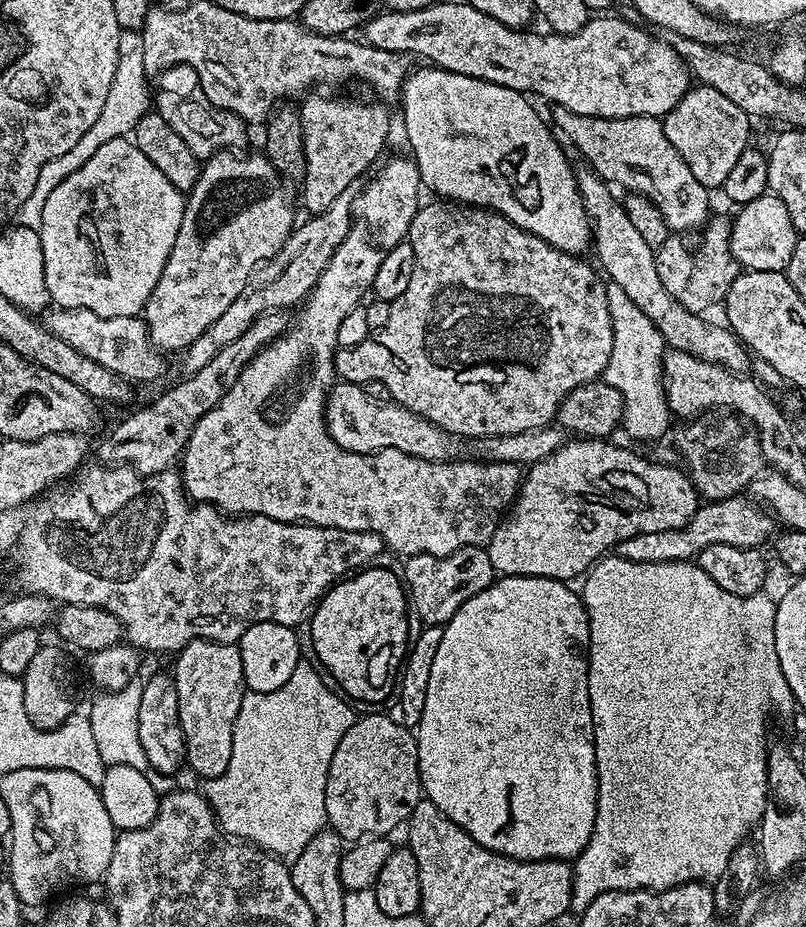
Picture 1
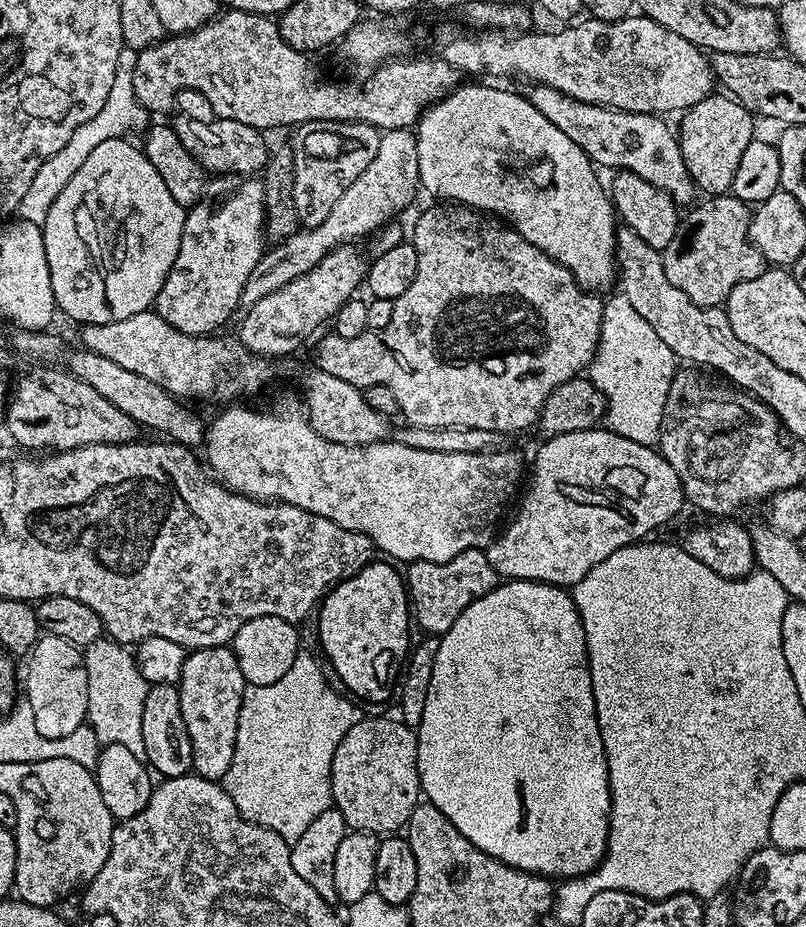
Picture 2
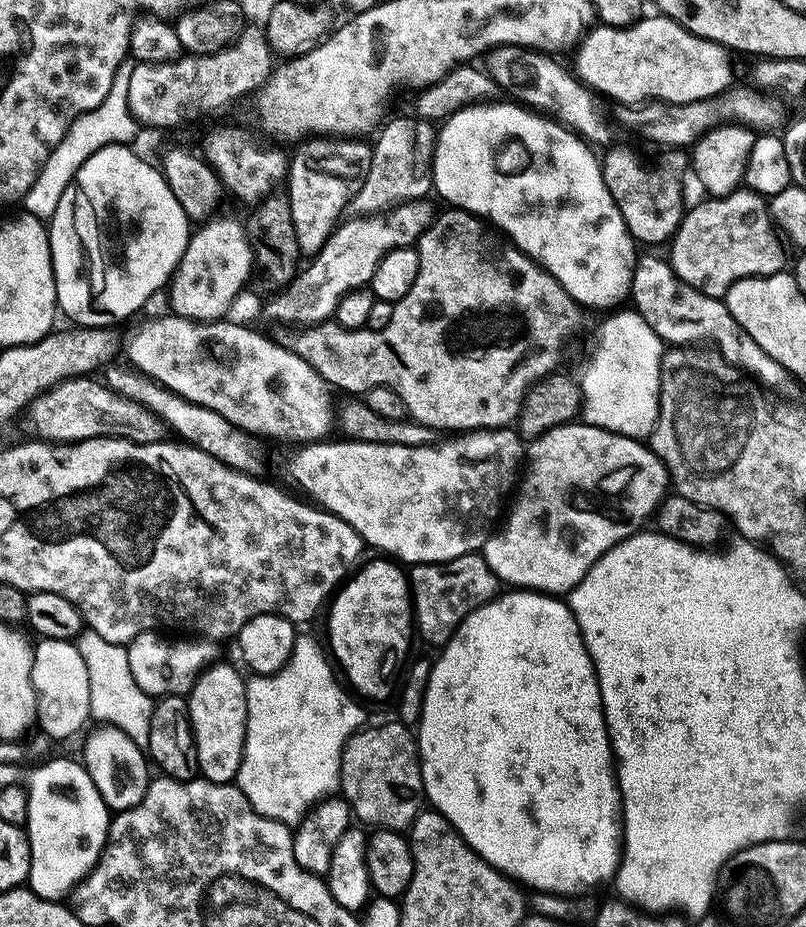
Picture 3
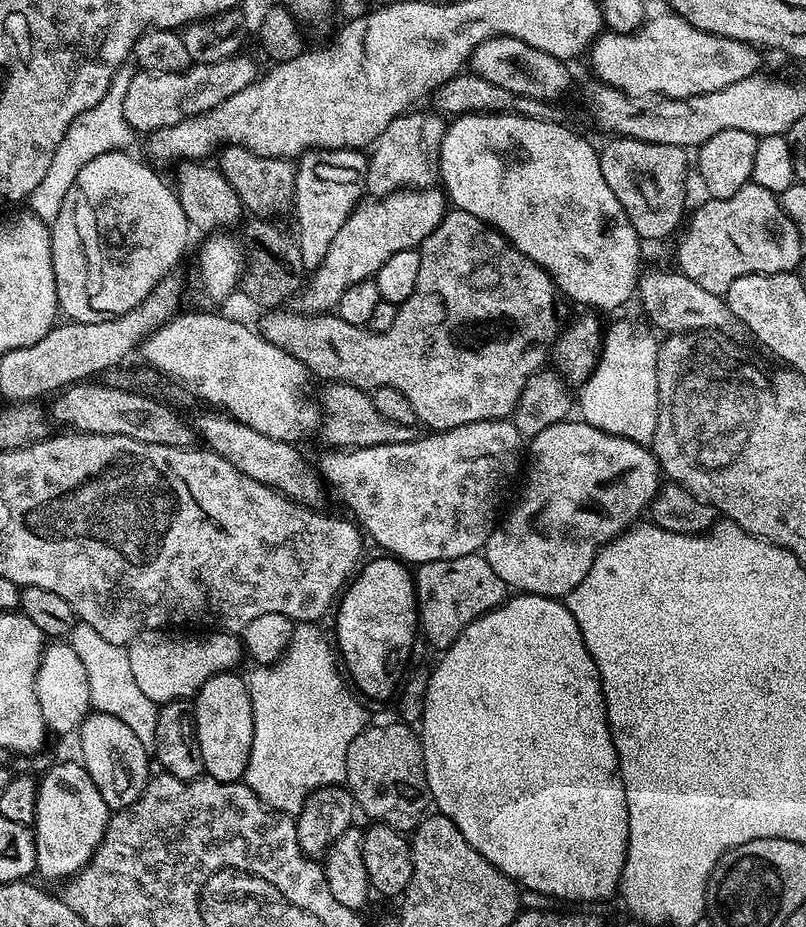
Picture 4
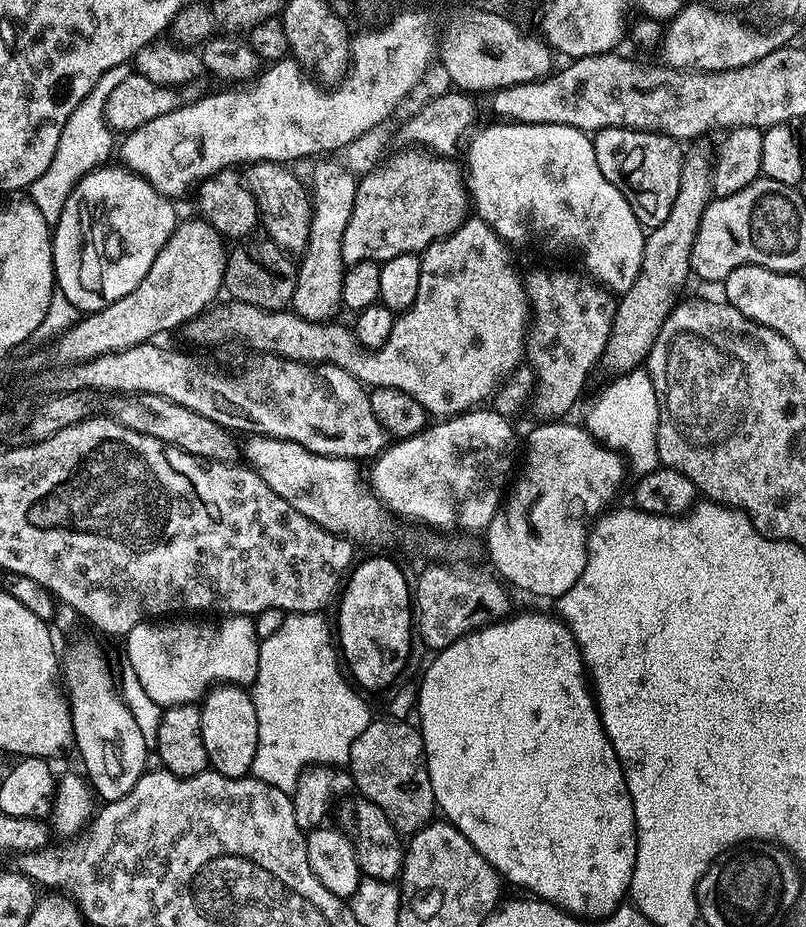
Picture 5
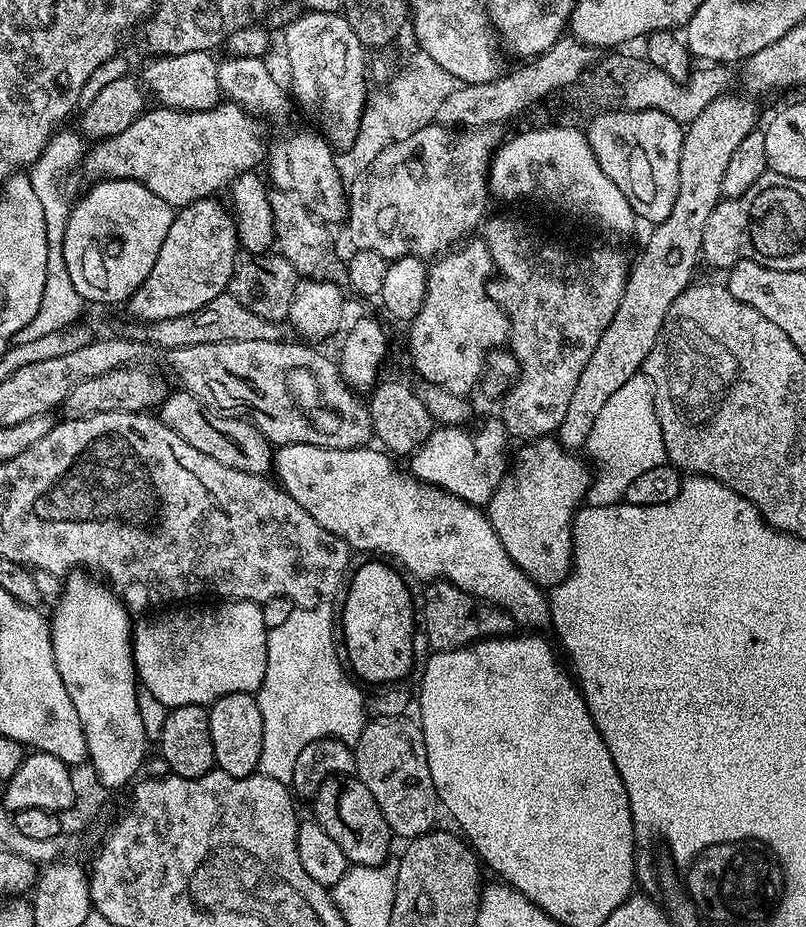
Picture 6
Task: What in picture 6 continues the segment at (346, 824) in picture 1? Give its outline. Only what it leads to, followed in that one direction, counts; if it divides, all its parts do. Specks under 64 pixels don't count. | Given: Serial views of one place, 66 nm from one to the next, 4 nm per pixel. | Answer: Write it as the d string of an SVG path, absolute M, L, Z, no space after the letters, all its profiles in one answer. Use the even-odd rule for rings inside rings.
M373 719L371 722L365 723L362 734L356 739L354 745L355 775L366 786L366 790L370 790L370 794L374 794L374 802L378 802L378 806L393 833L397 837L404 836L403 838L421 836L433 831L437 827L436 808L438 812L436 787L434 786L434 778L430 778L430 762L426 758L424 735L419 723L415 719L408 719Z

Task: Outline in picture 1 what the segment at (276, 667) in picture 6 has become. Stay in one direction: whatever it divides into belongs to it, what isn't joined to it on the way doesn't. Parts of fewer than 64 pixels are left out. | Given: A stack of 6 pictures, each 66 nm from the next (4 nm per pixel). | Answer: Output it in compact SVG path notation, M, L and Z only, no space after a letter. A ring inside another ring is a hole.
M301 662L294 674L290 674L286 686L278 686L278 690L269 692L245 691L242 706L238 706L238 718L234 718L234 750L230 754L230 766L202 788L221 829L229 837L254 844L285 862L296 860L298 854L306 850L306 842L325 827L326 778L330 758L334 758L342 734L346 734L358 719L358 712L351 708L353 705L339 691L331 692L329 681L321 676L308 662Z

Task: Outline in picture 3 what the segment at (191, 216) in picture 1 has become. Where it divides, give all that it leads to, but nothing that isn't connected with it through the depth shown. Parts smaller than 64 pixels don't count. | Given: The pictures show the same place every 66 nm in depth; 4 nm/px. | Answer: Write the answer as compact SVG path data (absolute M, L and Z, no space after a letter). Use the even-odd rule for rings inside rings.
M213 215L191 233L188 245L167 285L168 300L175 315L195 322L219 320L244 288L248 275L254 272L252 247L245 225L232 216Z

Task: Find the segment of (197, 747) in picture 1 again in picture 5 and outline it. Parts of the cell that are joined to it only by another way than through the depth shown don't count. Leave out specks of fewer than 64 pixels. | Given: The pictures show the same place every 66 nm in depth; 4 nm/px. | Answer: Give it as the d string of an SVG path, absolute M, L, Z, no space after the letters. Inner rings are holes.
M218 684L211 688L199 705L202 718L202 742L206 746L208 768L226 778L238 778L251 773L254 754L258 750L258 714L254 710L252 693L238 684Z

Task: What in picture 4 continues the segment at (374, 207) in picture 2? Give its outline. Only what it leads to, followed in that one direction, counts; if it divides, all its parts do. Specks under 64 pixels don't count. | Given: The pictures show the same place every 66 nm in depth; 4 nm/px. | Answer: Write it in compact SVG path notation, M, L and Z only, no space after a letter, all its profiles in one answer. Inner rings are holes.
M409 110L403 116L394 118L394 122L390 122L390 126L386 126L386 130L382 130L380 137L371 145L366 188L373 197L427 187L437 179L440 143L444 137L446 120L432 110L416 111L420 110Z

